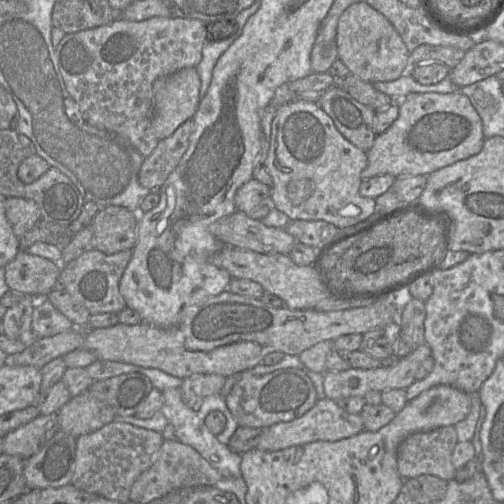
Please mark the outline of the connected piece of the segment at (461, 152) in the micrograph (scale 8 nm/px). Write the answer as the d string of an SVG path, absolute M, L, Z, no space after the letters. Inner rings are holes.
M459 92L453 93L409 93L396 101L399 114L392 125L381 134L376 135L372 147L366 152L367 166L361 172L361 178L369 179L378 175L390 174L397 177L426 175L478 154L485 140L482 120L472 106L469 98Z

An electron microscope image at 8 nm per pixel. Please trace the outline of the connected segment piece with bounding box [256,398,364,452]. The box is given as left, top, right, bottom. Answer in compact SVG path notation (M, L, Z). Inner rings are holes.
M324 398L318 400L315 406L303 416L262 429L256 448L266 452L275 452L316 441L334 442L352 437L363 430L364 424L360 414L349 414L339 407L336 401Z

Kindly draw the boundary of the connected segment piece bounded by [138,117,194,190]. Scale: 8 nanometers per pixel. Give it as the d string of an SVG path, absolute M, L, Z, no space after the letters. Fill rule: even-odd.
M192 117L182 123L172 135L159 141L154 151L141 165L138 174L141 186L152 190L164 184L185 154L193 127Z

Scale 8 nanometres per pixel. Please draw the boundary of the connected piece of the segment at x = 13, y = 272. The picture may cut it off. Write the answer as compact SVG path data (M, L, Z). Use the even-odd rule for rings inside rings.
M20 250L5 265L5 281L12 291L42 299L59 285L61 271L62 265Z

